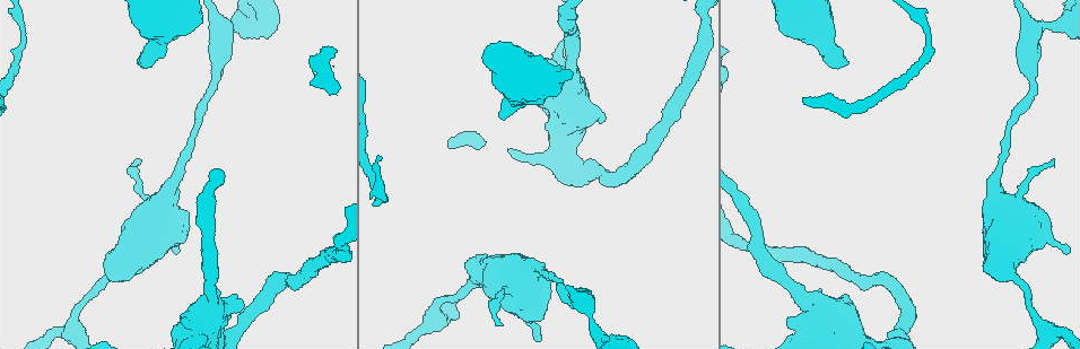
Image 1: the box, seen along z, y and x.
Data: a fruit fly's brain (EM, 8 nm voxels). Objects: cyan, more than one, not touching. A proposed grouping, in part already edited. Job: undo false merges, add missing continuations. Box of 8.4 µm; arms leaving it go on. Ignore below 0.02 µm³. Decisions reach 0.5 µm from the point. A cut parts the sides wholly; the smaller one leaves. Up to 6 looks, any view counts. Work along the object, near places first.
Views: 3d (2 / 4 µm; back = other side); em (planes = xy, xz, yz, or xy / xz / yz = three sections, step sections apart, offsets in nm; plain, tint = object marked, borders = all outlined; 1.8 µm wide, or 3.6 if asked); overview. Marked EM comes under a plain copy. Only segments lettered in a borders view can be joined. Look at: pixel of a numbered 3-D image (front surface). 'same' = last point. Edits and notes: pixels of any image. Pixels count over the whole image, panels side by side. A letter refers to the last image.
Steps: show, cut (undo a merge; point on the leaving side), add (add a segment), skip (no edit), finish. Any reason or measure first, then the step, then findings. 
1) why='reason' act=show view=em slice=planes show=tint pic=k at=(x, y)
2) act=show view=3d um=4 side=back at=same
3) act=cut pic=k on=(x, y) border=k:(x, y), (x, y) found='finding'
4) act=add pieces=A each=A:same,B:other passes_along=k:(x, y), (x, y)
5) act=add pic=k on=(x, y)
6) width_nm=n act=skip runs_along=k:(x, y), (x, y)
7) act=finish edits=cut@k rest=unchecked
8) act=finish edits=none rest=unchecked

why='thick turns thin' act=show view=em um=3.6 slice=xz step=16 show=tint pic=1 at=(568, 90)

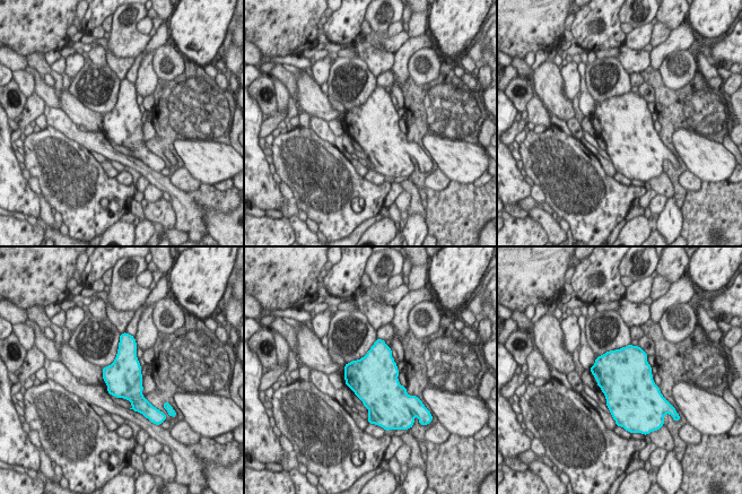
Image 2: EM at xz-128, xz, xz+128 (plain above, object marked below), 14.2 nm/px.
act=show view=em um=3.6 slice=xy step=8 show=borders at=same

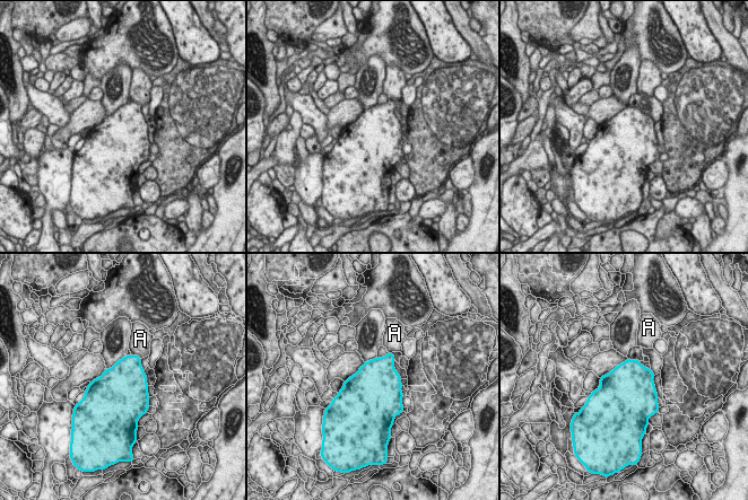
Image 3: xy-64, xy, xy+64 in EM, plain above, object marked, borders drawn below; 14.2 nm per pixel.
longest_contact=A:170nm act=skip each=A:other border=3:(131, 353), (141, 358) found='one cell here'

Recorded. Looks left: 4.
why='thick end' act=show view=em um=3.6 slice=planes show=borders pic=1 at=(846, 64)

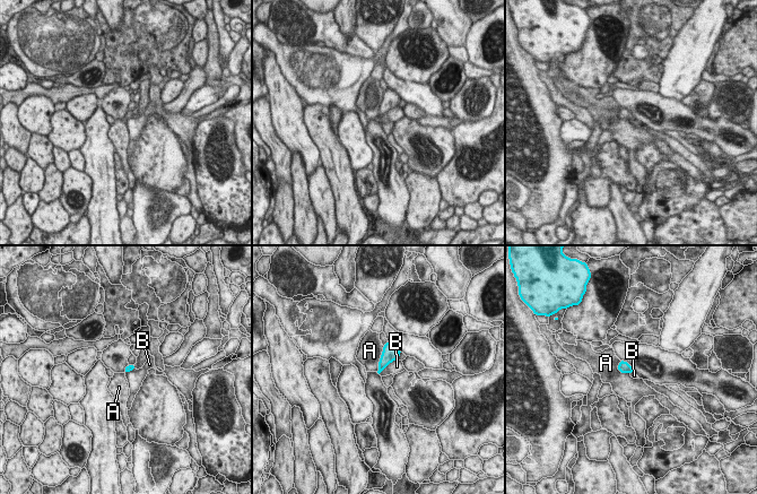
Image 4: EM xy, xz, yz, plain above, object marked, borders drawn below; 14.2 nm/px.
act=skip each=A:other,B:other border=4:(397, 358), (379, 373) found='none of them fits'

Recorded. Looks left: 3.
why='an open end' act=show view=em um=3.6 slice=planes show=borders pic=1 at=(563, 84)

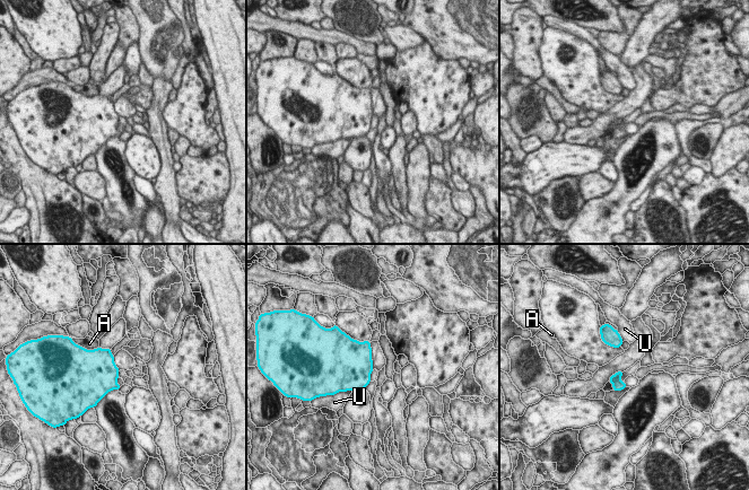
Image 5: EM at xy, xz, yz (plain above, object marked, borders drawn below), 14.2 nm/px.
act=skip each=A:other,U:other border=5:(98, 347), (111, 349) found='no lettered segment goes on from it'

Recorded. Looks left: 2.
act=finish edits=none rest=unchecked

